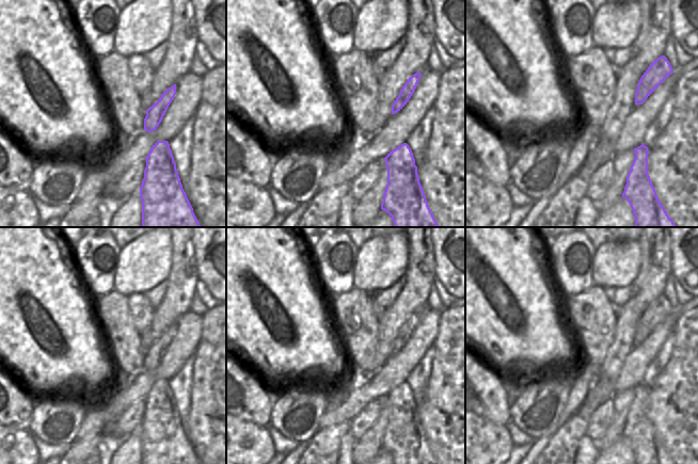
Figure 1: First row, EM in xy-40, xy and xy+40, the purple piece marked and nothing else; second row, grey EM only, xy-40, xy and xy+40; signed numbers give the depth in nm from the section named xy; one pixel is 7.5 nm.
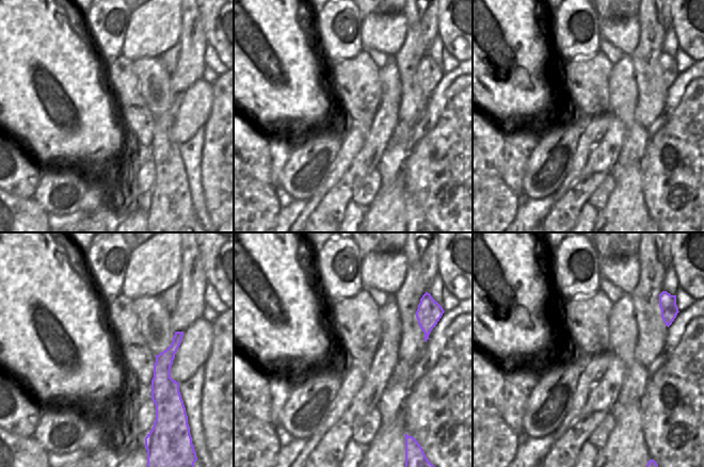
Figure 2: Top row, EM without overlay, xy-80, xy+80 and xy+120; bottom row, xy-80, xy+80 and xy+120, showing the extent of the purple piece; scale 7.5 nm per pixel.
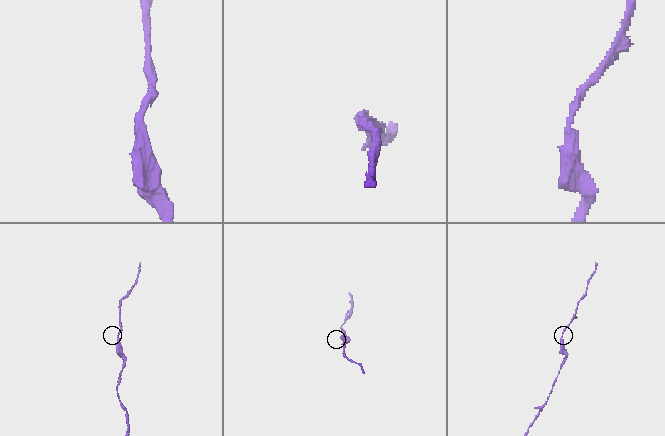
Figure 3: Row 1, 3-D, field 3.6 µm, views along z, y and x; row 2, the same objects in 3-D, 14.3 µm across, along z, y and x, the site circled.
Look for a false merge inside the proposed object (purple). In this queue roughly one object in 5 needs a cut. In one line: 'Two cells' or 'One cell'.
One cell.

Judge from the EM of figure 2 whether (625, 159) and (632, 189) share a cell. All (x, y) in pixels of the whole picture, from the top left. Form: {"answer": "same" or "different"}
{"answer": "different"}

